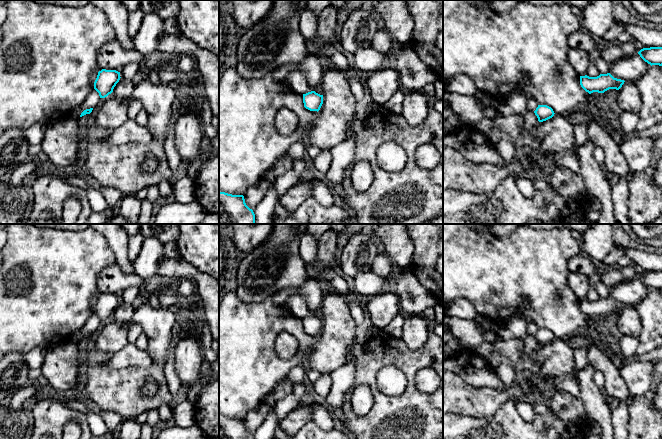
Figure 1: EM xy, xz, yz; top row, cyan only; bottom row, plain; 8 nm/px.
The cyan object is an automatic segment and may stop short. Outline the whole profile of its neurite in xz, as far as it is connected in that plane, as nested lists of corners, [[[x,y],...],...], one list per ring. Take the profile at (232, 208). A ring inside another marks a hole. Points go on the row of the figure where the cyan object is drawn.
[[[219,192],[219,224],[255,224],[255,214],[246,205],[243,195]]]

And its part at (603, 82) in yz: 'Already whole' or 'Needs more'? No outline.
Already whole

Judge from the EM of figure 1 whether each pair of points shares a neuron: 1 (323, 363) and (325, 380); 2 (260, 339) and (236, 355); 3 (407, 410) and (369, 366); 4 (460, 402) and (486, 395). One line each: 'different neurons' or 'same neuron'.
1: different neurons
2: same neuron
3: same neuron
4: same neuron

